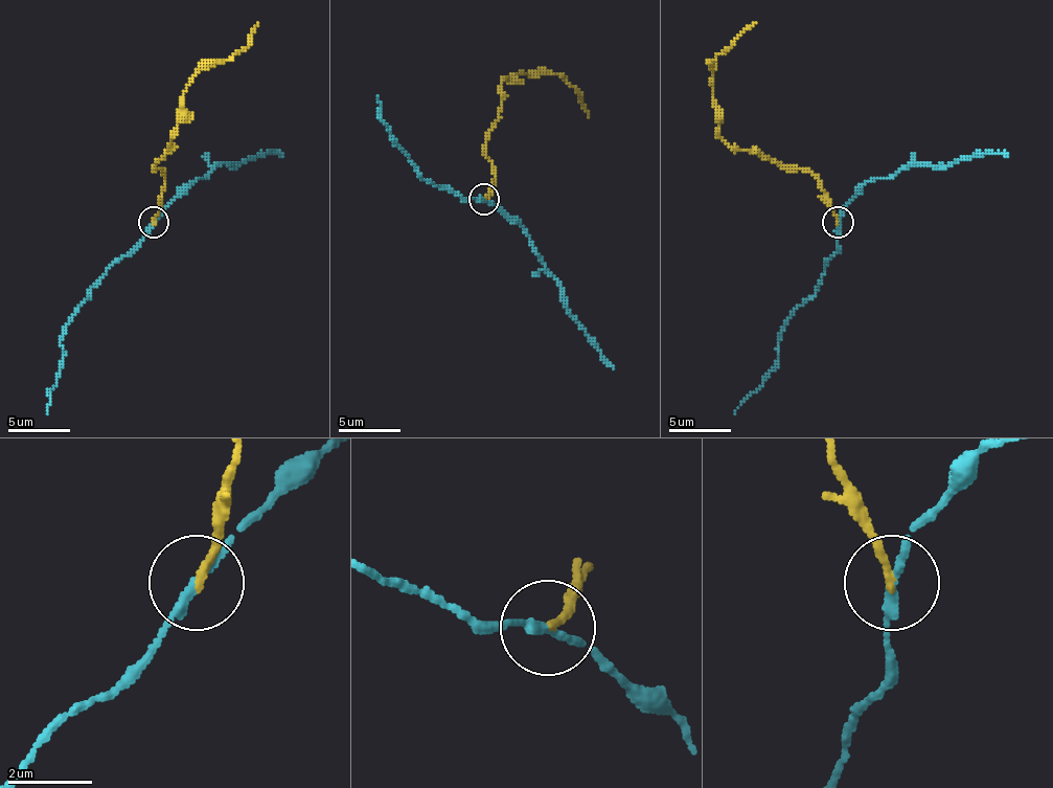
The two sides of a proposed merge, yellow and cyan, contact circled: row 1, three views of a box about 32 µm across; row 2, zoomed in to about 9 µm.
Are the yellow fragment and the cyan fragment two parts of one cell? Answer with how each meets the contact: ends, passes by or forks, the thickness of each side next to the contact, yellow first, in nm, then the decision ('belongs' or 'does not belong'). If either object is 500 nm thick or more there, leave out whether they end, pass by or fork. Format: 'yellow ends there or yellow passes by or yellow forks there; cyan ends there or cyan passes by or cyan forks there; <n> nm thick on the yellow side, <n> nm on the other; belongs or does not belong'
yellow ends there; cyan passes by; 190 nm thick on the yellow side, 200 nm on the other; does not belong

